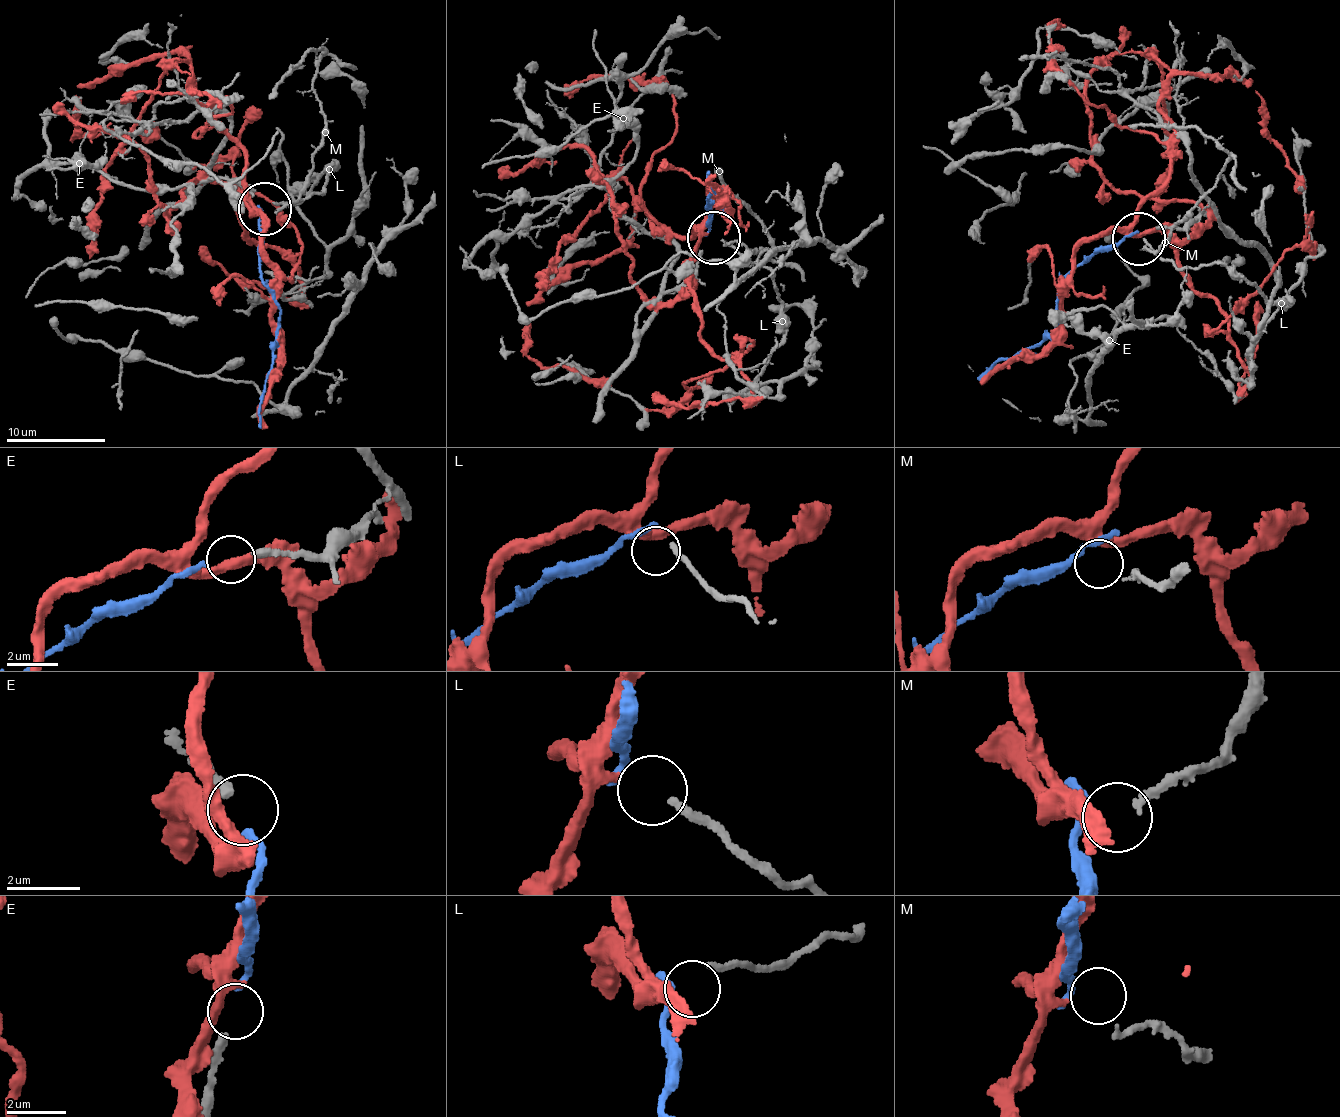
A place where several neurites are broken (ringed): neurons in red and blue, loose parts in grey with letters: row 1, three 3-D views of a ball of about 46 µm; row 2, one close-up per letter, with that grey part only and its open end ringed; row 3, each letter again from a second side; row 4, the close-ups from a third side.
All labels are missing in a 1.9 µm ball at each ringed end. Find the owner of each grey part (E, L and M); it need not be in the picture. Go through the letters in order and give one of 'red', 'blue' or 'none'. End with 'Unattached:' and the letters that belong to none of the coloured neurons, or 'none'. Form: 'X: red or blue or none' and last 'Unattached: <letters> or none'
E: blue
L: red
M: none
Unattached: M

